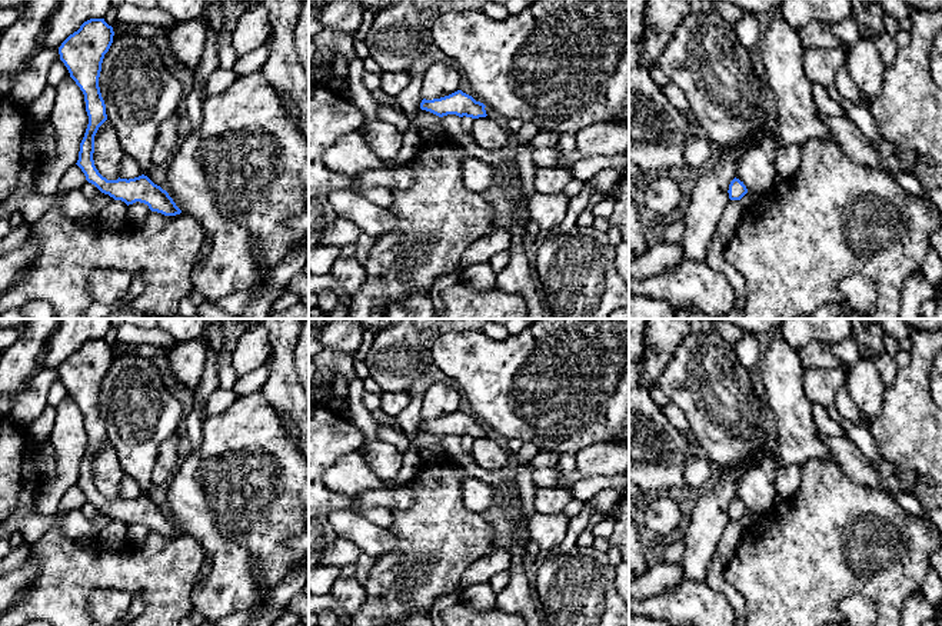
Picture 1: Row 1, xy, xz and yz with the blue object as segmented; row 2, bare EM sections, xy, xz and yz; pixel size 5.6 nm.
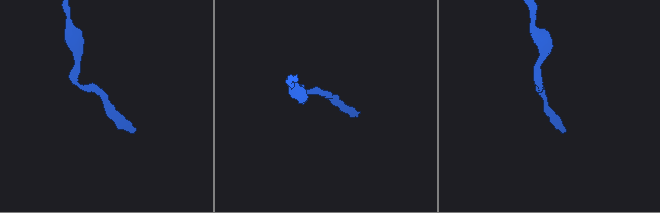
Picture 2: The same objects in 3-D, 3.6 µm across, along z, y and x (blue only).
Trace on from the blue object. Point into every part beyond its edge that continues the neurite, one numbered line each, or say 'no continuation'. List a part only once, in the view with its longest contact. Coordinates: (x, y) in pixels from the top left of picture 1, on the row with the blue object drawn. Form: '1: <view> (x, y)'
no continuation

